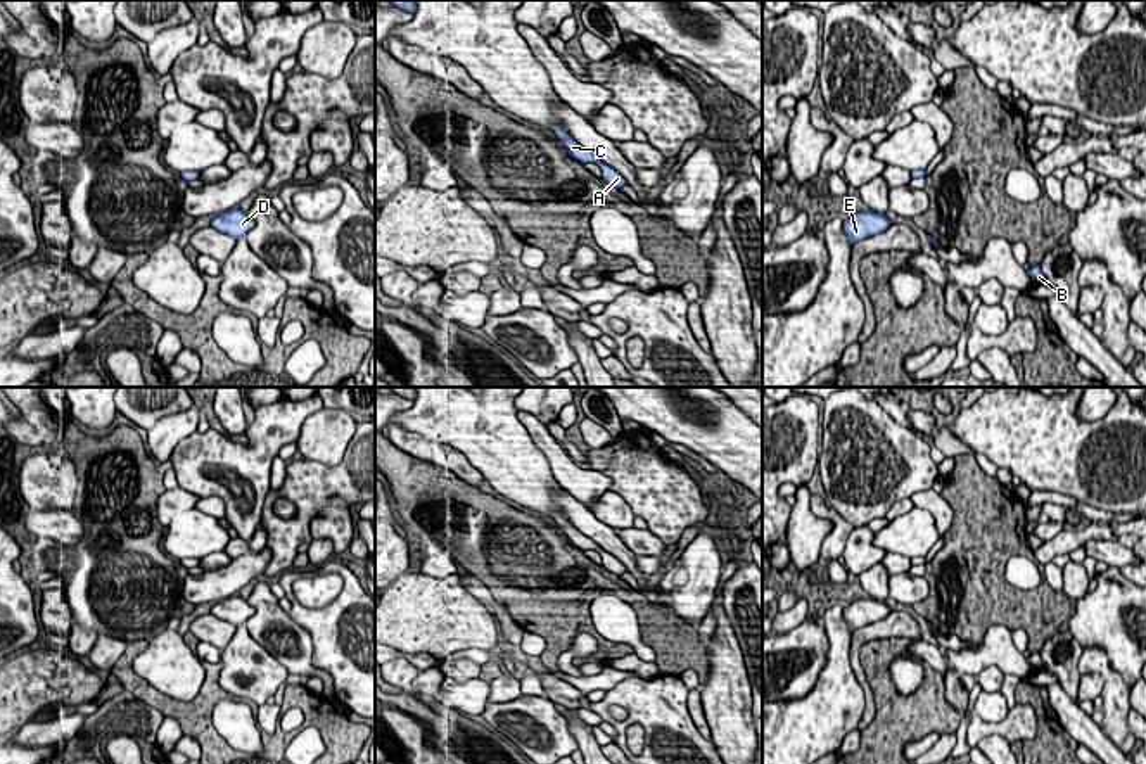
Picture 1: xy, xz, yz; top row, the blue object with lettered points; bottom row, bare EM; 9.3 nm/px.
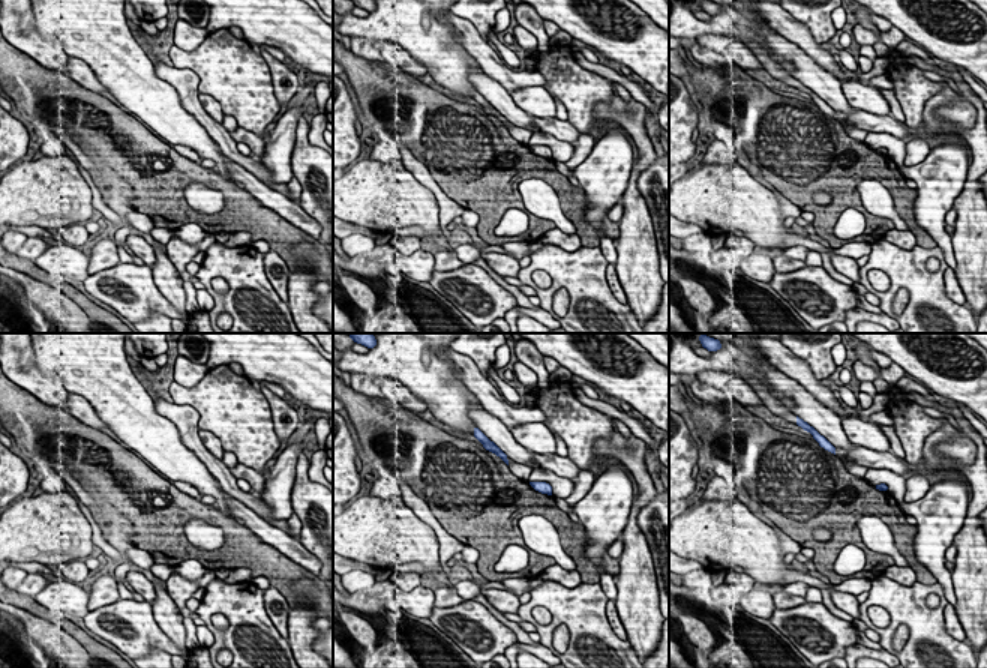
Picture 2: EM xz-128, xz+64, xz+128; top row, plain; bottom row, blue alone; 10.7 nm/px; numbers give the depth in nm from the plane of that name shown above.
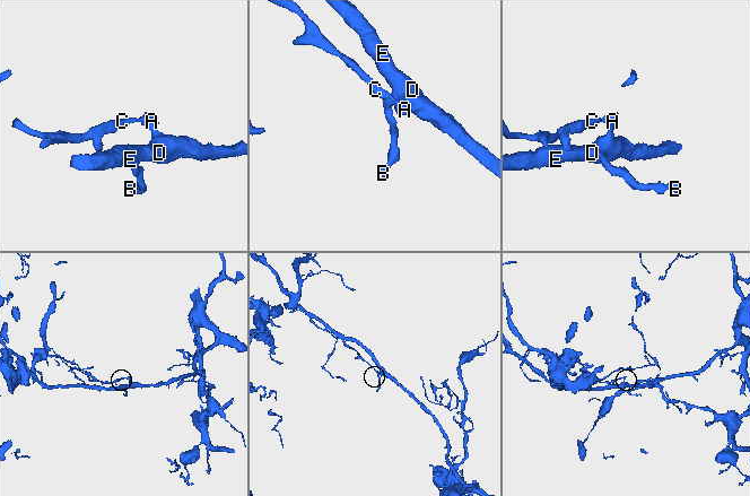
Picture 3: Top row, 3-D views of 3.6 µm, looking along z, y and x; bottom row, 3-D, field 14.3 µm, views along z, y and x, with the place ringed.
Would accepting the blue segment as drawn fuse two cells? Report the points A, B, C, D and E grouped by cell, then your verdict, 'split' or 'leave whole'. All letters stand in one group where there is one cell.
A B D E / C | split

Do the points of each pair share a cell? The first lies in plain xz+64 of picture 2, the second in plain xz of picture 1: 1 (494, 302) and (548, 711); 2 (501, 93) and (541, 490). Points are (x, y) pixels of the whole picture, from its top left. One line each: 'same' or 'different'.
1: same
2: different

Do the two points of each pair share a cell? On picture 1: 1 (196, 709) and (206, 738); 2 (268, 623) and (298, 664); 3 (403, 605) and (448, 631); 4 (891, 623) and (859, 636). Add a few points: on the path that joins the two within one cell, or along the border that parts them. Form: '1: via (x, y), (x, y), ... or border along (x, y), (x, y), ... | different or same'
1: via (196, 716), (203, 732) | same
2: via (277, 633), (296, 654) | same
3: via (413, 614), (427, 614), (438, 621) | same
4: via (884, 628), (866, 633) | same

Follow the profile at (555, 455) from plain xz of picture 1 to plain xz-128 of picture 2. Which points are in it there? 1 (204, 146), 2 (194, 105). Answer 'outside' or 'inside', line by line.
1: outside
2: inside

